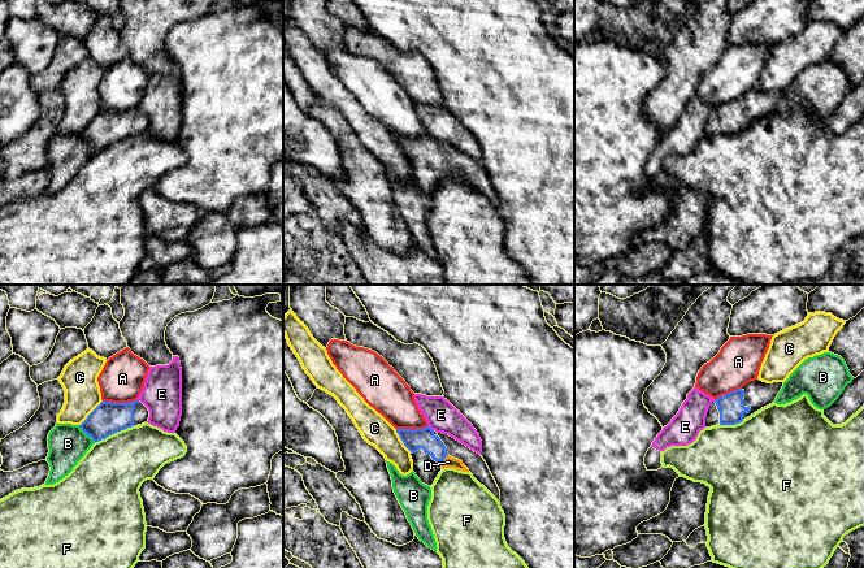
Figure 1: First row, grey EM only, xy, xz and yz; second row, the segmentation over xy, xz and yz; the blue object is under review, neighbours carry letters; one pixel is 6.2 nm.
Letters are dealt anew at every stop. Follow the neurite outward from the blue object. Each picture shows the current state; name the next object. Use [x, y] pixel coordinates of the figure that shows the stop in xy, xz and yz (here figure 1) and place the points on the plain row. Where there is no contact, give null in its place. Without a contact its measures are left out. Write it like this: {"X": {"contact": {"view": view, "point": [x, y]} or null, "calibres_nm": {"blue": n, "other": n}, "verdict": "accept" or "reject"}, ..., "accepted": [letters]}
{"A": {"contact": {"view": "xy", "point": [120, 112]}, "calibres_nm": {"blue": 200, "other": 280}, "verdict": "reject"}, "B": {"contact": {"view": "xy", "point": [87, 143]}, "calibres_nm": {"blue": 200, "other": 240}, "verdict": "reject"}, "C": {"contact": {"view": "xy", "point": [90, 122]}, "calibres_nm": {"blue": 200, "other": 220}, "verdict": "reject"}, "D": {"contact": {"view": "xz", "point": [444, 167]}, "calibres_nm": {"blue": 130, "other": 70}, "verdict": "accept"}, "E": {"contact": {"view": "xz", "point": [430, 137]}, "calibres_nm": {"blue": 130, "other": 190}, "verdict": "reject"}, "F": {"contact": {"view": "xy", "point": [113, 142]}, "calibres_nm": {"blue": 200, "other": 400}, "verdict": "reject"}, "accepted": ["D"]}

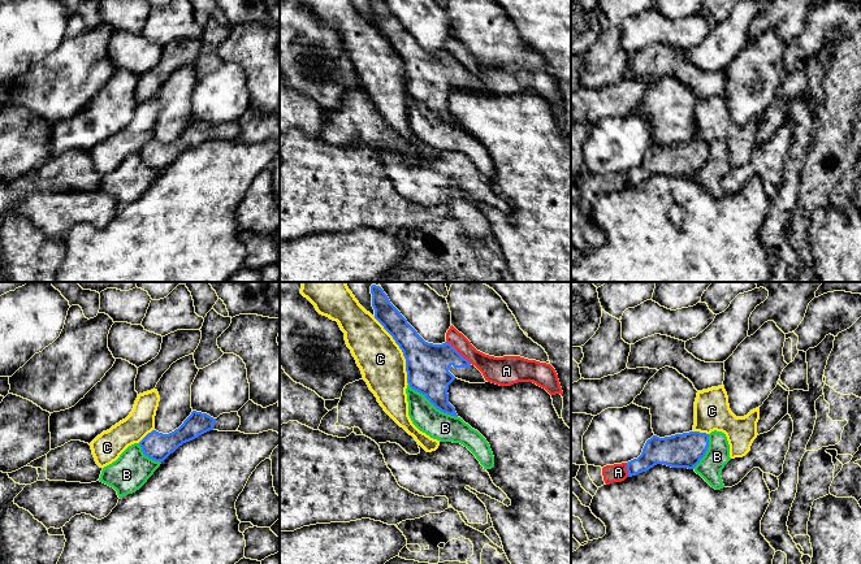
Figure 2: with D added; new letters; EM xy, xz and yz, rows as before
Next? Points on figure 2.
{"A": {"contact": {"view": "xz", "point": [458, 61]}, "calibres_nm": {"blue": 260, "other": 160}, "verdict": "reject"}, "B": {"contact": {"view": "xz", "point": [432, 112]}, "calibres_nm": {"blue": 260, "other": 180}, "verdict": "reject"}, "C": {"contact": {"view": "xz", "point": [402, 60]}, "calibres_nm": {"blue": 260, "other": 280}, "verdict": "reject"}, "accepted": []}

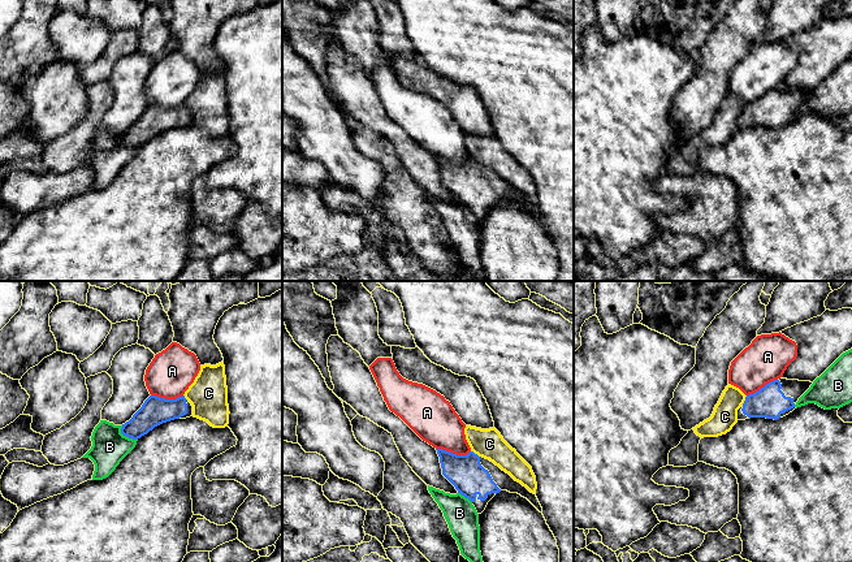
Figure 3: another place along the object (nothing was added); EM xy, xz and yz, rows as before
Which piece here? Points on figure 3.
{"A": {"contact": {"view": "xz", "point": [452, 161]}, "calibres_nm": {"blue": 220, "other": 280}, "verdict": "reject"}, "B": {"contact": {"view": "xy", "point": [126, 145]}, "calibres_nm": {"blue": 170, "other": 220}, "verdict": "reject"}, "C": {"contact": {"view": "xz", "point": [474, 161]}, "calibres_nm": {"blue": 220, "other": 180}, "verdict": "reject"}, "accepted": []}

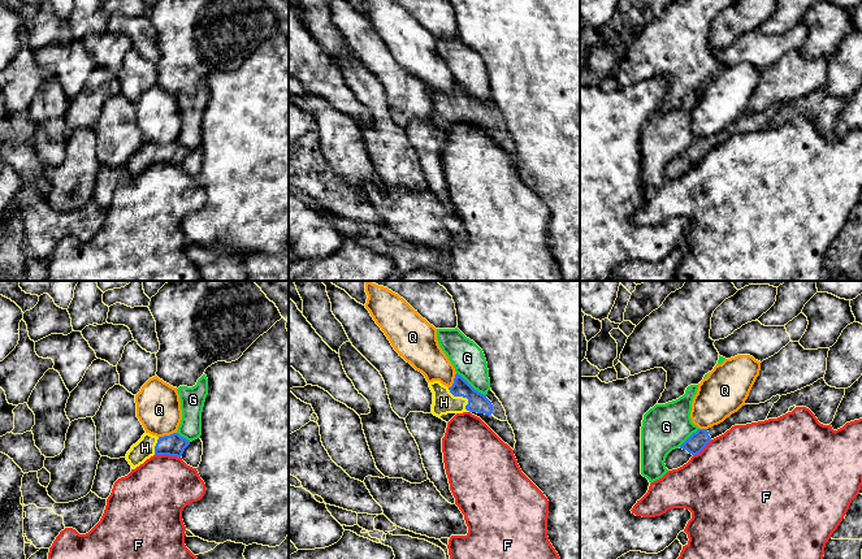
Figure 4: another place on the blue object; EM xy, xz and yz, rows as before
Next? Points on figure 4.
{"F": {"contact": {"view": "xy", "point": [168, 163]}, "calibres_nm": {"blue": 140, "other": 400}, "verdict": "reject"}, "G": {"contact": {"view": "xz", "point": [470, 94]}, "calibres_nm": {"blue": 120, "other": 200}, "verdict": "reject"}, "H": {"contact": {"view": "xz", "point": [463, 105]}, "calibres_nm": {"blue": 120, "other": 140}, "verdict": "accept"}, "Q": {"contact": {"view": "xy", "point": [167, 144]}, "calibres_nm": {"blue": 140, "other": 280}, "verdict": "reject"}, "accepted": ["H"]}

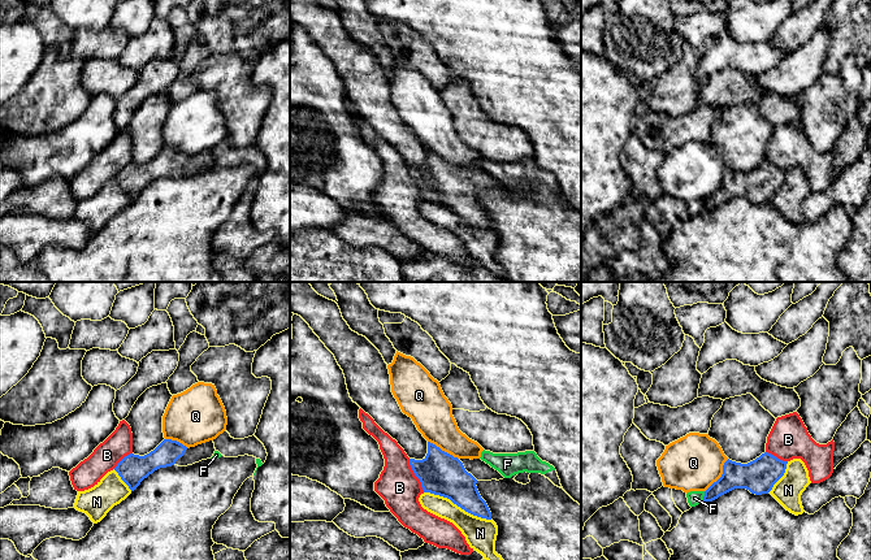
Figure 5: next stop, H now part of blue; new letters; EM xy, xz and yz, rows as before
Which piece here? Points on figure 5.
{"B": {"contact": {"view": "xz", "point": [415, 183]}, "calibres_nm": {"blue": 260, "other": 240}, "verdict": "reject"}, "F": {"contact": {"view": "yz", "point": [703, 205]}, "calibres_nm": {"blue": 160, "other": 90}, "verdict": "reject"}, "N": {"contact": {"view": "xz", "point": [458, 215]}, "calibres_nm": {"blue": 260, "other": 190}, "verdict": "reject"}, "Q": {"contact": {"view": "yz", "point": [722, 185]}, "calibres_nm": {"blue": 200, "other": 360}, "verdict": "reject"}, "accepted": []}

